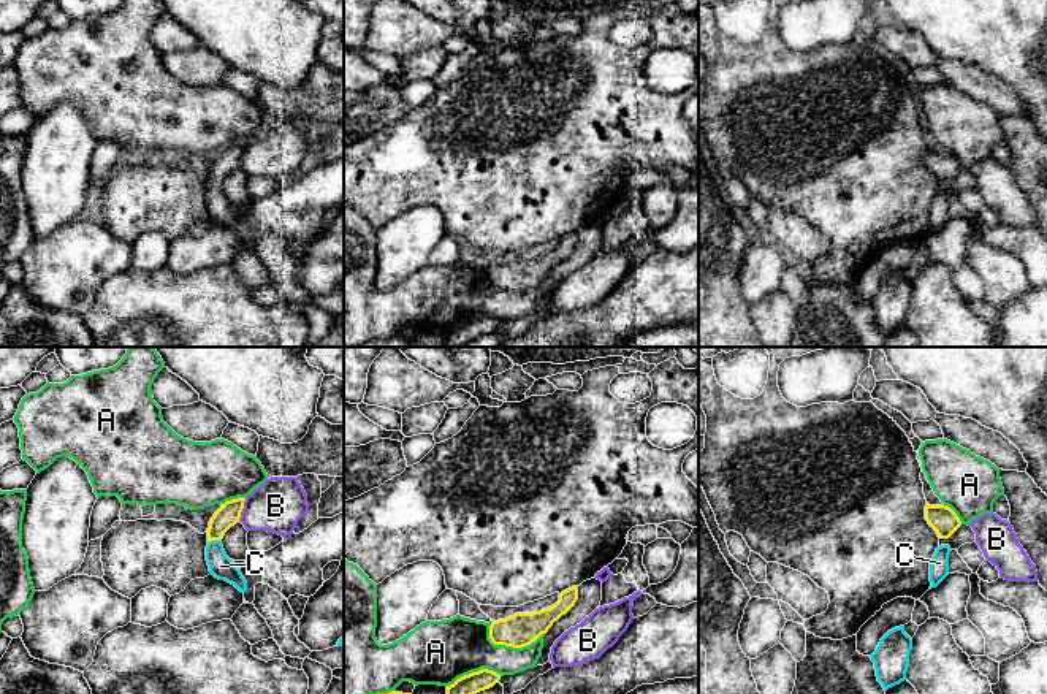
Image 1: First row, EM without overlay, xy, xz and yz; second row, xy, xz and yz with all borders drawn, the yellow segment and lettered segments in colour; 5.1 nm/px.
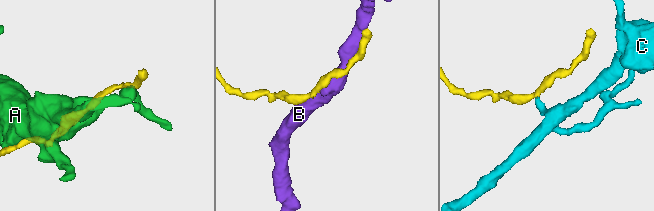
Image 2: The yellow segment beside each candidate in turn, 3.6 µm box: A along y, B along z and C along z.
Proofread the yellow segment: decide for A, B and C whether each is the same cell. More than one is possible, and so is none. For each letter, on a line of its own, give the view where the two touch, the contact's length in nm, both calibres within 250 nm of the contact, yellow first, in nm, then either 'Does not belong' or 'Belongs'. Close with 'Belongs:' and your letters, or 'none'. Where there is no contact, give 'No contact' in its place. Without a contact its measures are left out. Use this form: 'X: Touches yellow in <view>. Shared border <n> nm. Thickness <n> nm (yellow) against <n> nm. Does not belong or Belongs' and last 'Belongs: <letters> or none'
A: Touches yellow in xz. Shared border 300 nm. Thickness 170 nm (yellow) against 280 nm. Does not belong
B: Touches yellow in xy. Shared border 130 nm. Thickness 110 nm (yellow) against 260 nm. Does not belong
C: Touches yellow in xy. Shared border 70 nm. Thickness 110 nm (yellow) against 120 nm. Belongs
Belongs: C

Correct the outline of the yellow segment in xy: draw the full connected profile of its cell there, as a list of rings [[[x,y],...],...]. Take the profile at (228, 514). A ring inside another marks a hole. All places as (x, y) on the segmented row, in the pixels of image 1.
[[[238,498],[227,501],[214,513],[207,528],[207,547],[206,547],[206,561],[209,572],[219,578],[234,585],[241,593],[247,591],[247,582],[241,574],[241,569],[236,567],[233,559],[230,559],[223,550],[222,539],[225,532],[239,523],[241,512],[244,509],[246,498]]]

